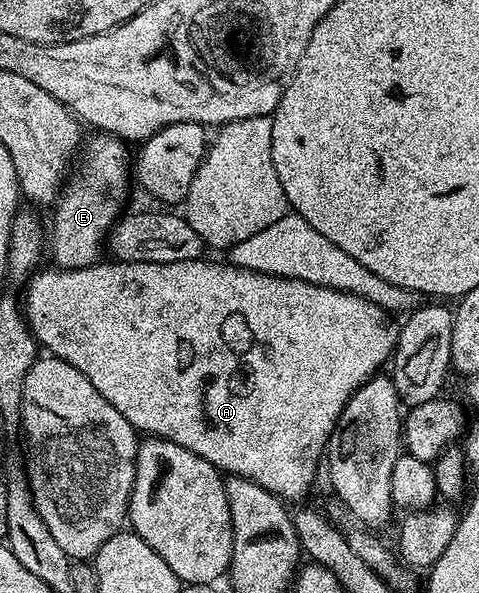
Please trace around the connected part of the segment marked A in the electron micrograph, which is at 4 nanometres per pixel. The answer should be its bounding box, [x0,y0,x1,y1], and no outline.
[24,257,399,500]

